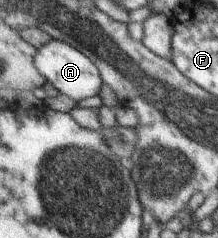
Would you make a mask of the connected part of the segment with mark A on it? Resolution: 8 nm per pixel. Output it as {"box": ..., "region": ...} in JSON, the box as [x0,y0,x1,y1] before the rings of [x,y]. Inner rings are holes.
{"box":[34,40,103,102],"region":[[[52,40],[49,43],[45,43],[37,51],[34,65],[45,81],[51,83],[59,93],[76,102],[95,97],[99,94],[103,84],[99,69],[82,52],[61,40]]]}

